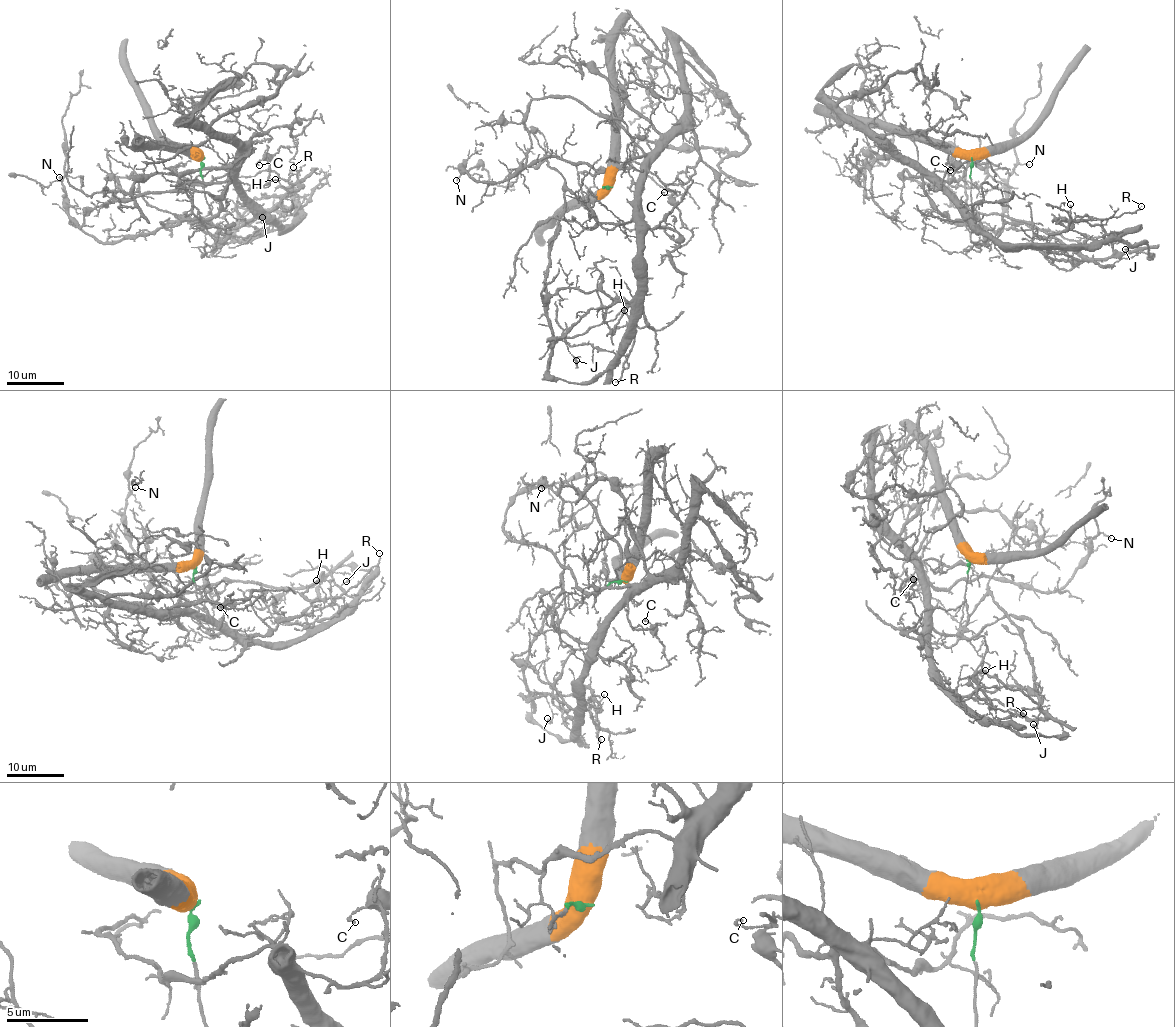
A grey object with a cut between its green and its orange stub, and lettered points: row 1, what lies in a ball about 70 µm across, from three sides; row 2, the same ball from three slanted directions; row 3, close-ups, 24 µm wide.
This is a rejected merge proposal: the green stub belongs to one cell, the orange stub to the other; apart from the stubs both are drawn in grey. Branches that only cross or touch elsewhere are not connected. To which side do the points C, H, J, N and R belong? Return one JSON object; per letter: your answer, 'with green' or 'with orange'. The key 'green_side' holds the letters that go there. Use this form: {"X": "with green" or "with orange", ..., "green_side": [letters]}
{"C": "with orange", "H": "with green", "J": "with green", "N": "with orange", "R": "with green", "green_side": ["H", "J", "R"]}

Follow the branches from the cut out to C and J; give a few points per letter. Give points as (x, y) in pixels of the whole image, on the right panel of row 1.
C: (971, 159), (851, 122), (831, 109), (839, 124), (878, 135), (929, 176), (934, 190), (950, 164), (951, 171)
J: (972, 159), (981, 224), (981, 214), (1030, 222), (1088, 258), (1107, 259), (1125, 241), (1124, 249)

